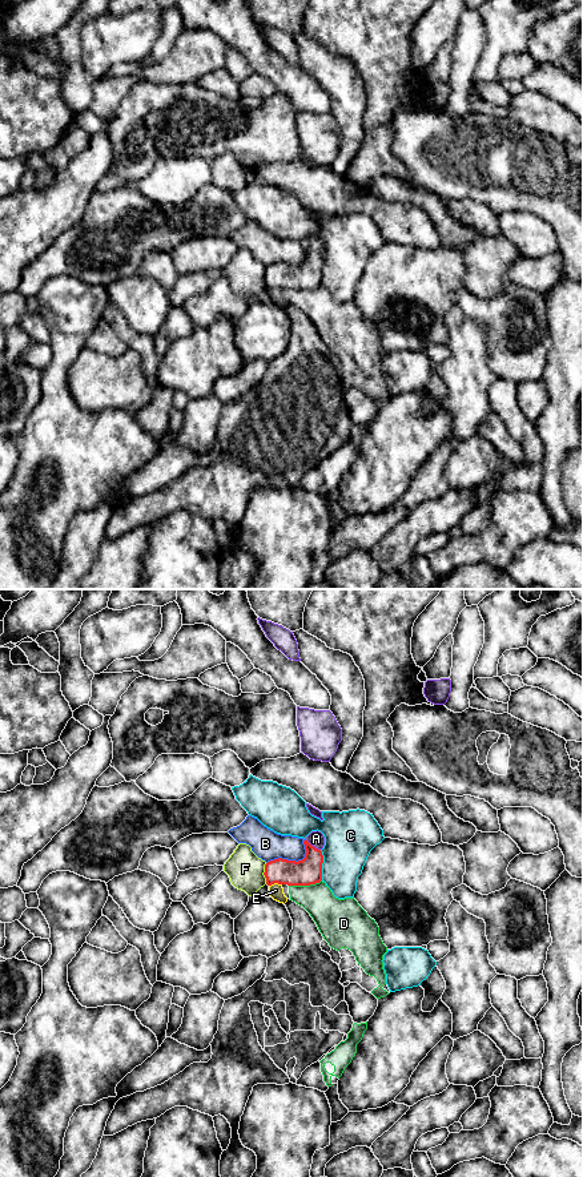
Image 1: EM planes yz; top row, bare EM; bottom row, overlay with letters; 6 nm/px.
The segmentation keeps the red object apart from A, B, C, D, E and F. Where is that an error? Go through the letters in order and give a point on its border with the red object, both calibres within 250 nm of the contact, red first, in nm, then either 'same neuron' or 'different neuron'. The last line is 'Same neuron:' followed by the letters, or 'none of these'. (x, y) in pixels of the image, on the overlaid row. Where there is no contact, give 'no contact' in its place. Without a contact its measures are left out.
A: yz (313, 846) | 160/100 nm | same neuron
B: yz (293, 861) | 160/180 nm | different neuron
C: yz (321, 865) | 160/300 nm | different neuron
D: yz (305, 885) | 160/220 nm | different neuron
E: yz (274, 882) | 160/80 nm | different neuron
F: yz (264, 874) | 160/220 nm | different neuron
Same neuron: A

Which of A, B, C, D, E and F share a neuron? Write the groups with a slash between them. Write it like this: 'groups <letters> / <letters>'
groups A / B / C / D E / F

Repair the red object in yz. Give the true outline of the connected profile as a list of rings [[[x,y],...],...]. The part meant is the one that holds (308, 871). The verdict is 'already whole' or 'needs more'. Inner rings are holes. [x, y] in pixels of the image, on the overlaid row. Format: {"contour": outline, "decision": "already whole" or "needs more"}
{"contour": [[[311,831],[303,841],[305,858],[302,860],[274,859],[265,864],[266,884],[310,886],[322,880],[322,849],[325,837],[321,831]]], "decision": "needs more"}

